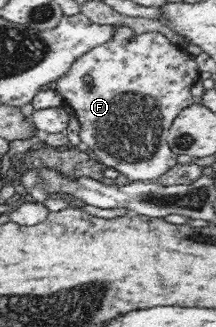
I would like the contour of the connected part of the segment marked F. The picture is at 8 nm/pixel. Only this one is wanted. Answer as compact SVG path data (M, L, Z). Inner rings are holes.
M123 25L109 43L103 43L84 57L79 57L69 73L56 82L56 91L73 110L80 123L80 143L90 149L95 159L105 167L123 173L131 181L151 181L177 168L176 155L167 147L168 128L183 109L194 105L191 87L198 81L200 73L194 56L179 50L162 34L135 34ZM85 75L91 77L88 83L85 82Z

